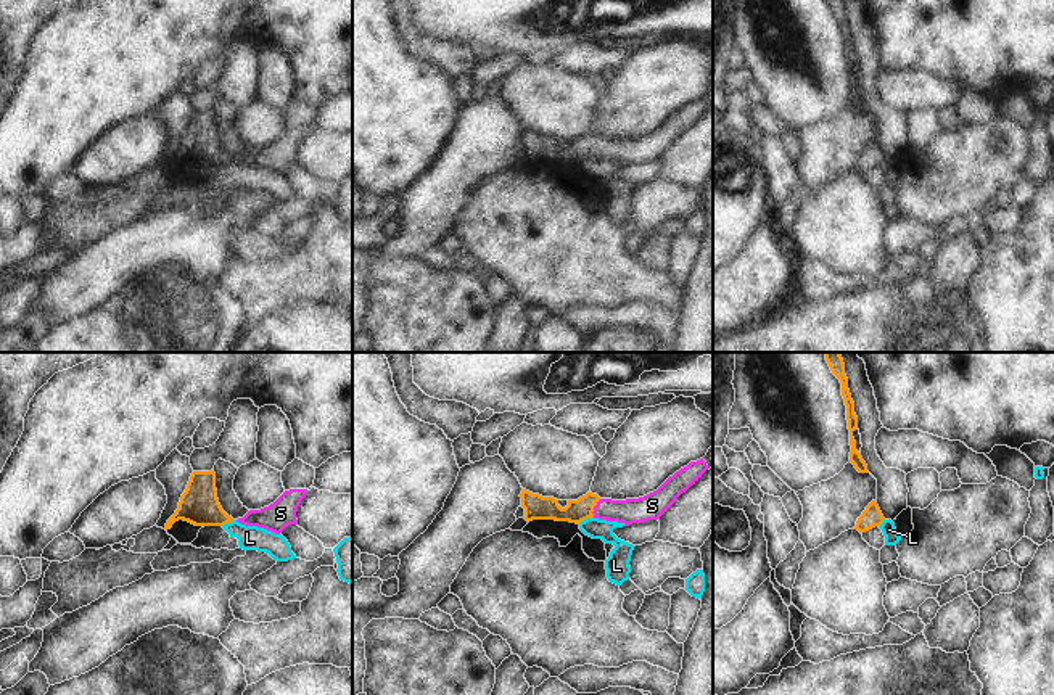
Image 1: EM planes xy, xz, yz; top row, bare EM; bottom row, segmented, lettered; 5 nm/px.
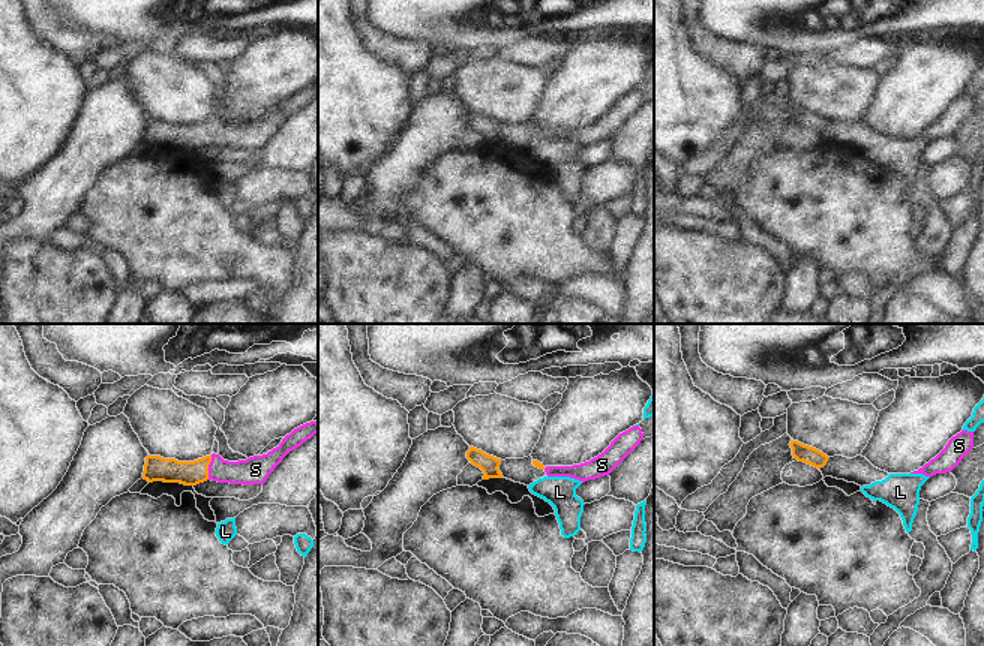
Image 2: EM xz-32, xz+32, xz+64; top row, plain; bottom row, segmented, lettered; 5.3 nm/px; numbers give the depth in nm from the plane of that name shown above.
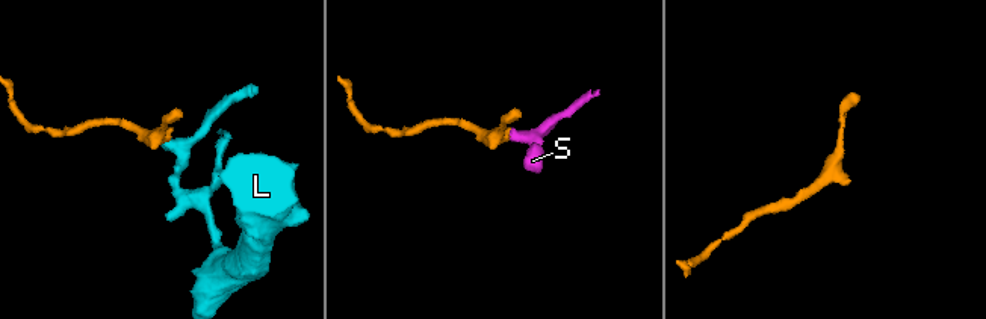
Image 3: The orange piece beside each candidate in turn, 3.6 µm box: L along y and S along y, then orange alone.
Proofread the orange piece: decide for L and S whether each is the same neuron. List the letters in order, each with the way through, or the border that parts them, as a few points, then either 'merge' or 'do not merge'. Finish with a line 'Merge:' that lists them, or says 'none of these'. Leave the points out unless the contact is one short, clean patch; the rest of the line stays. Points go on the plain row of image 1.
L: along xz (592, 156), (578, 163) | do not merge
S: across xz (578, 150), (592, 148), (631, 150) | merge
Merge: S

